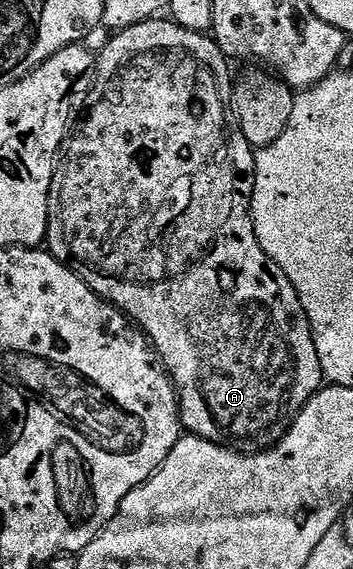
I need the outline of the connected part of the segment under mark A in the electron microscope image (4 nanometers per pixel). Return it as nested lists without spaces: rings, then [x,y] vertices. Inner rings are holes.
[[[170,19],[143,21],[140,25],[118,30],[112,37],[115,38],[102,46],[97,57],[93,90],[95,106],[84,119],[83,126],[68,136],[55,163],[47,204],[46,248],[59,262],[70,267],[97,296],[126,313],[146,333],[171,376],[179,398],[179,420],[190,436],[239,451],[272,448],[289,432],[296,415],[319,392],[325,378],[321,359],[317,359],[311,324],[293,283],[289,283],[289,275],[285,275],[285,271],[261,251],[261,243],[257,243],[251,218],[256,150],[243,137],[229,112],[233,101],[233,76],[227,66],[230,65],[229,59],[207,33],[194,33]]]

